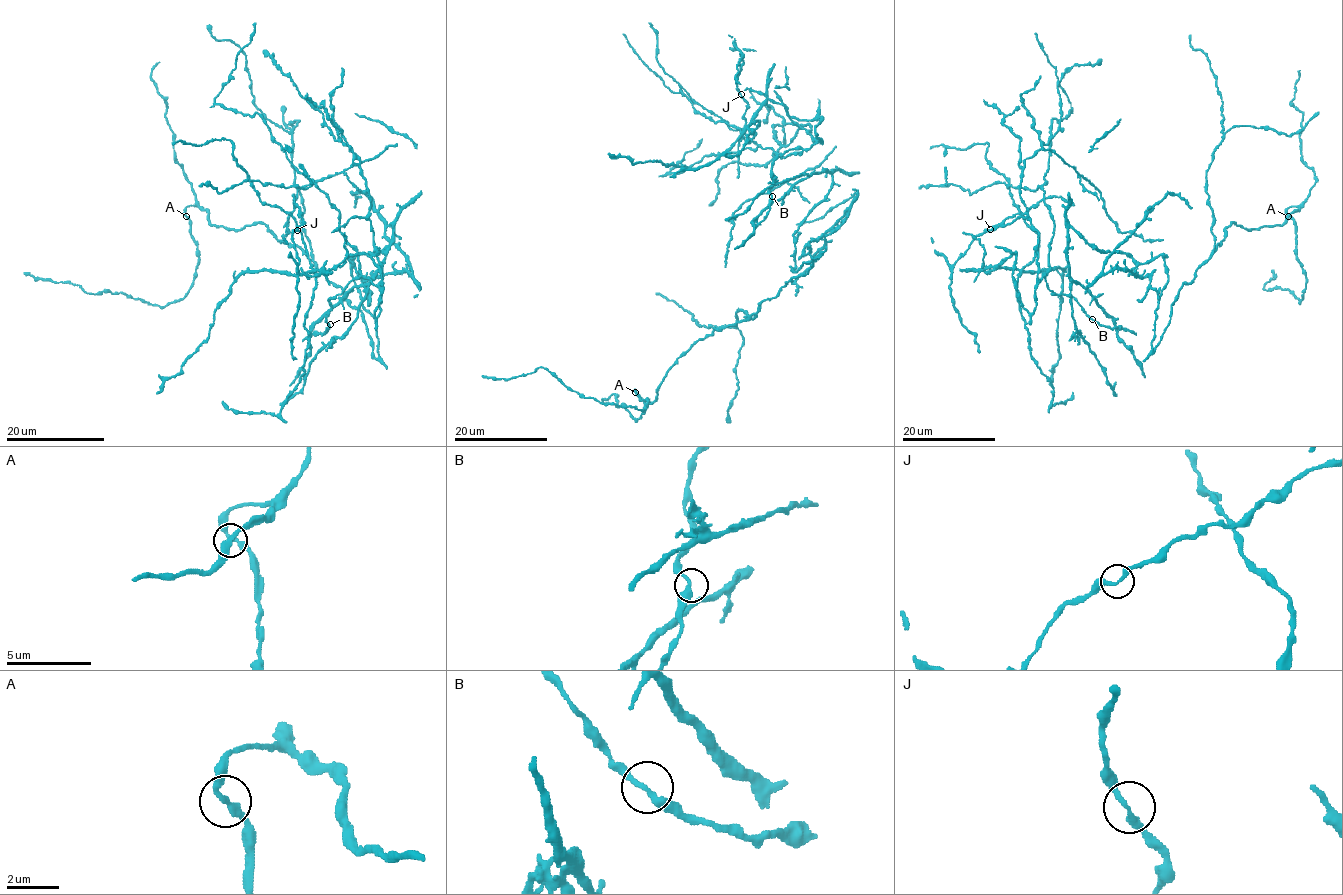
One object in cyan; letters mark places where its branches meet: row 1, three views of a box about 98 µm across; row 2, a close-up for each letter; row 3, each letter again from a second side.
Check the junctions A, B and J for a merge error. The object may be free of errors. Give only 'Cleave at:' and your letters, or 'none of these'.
Cleave at: none of these

